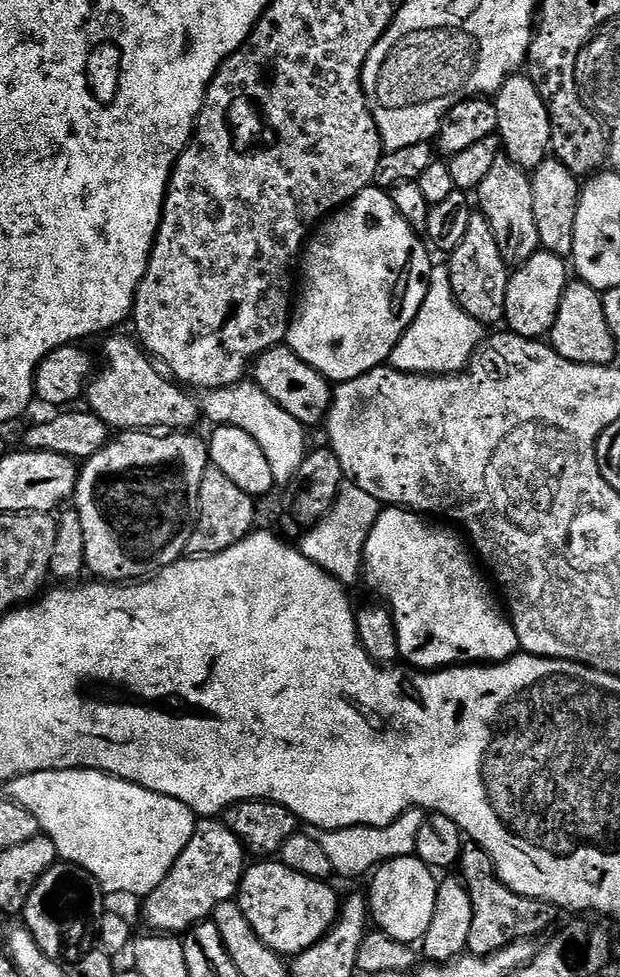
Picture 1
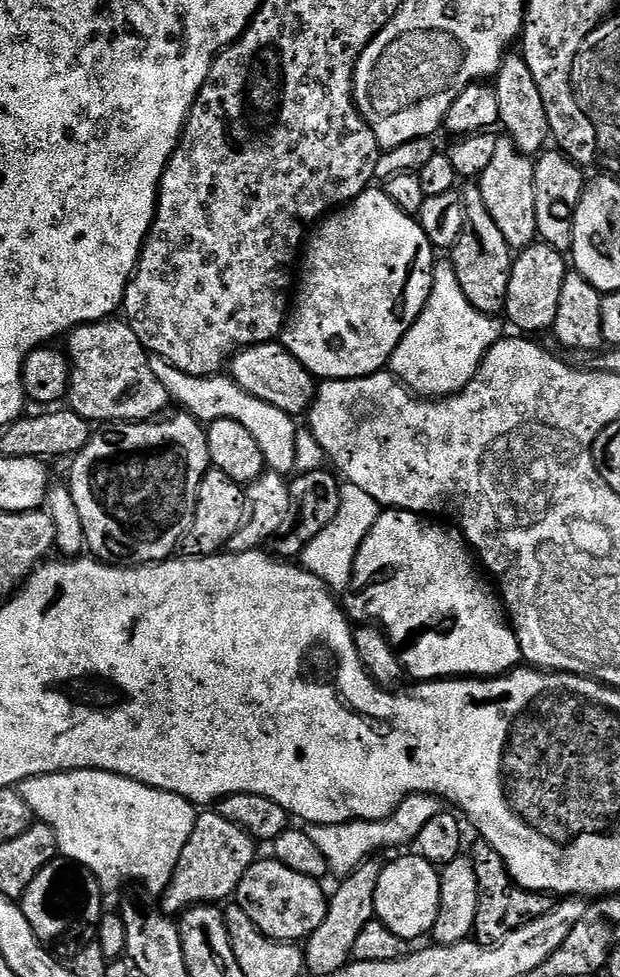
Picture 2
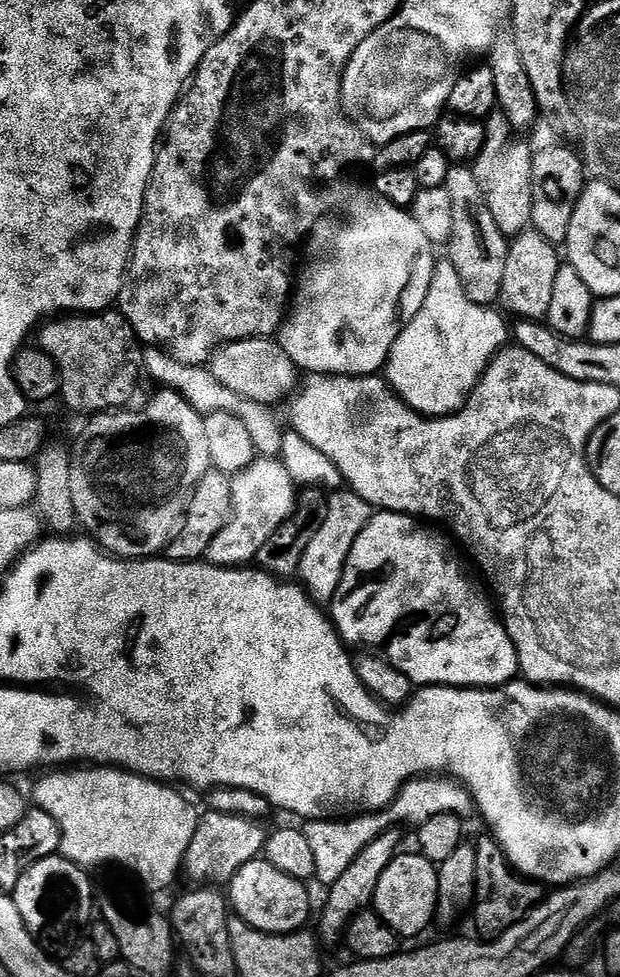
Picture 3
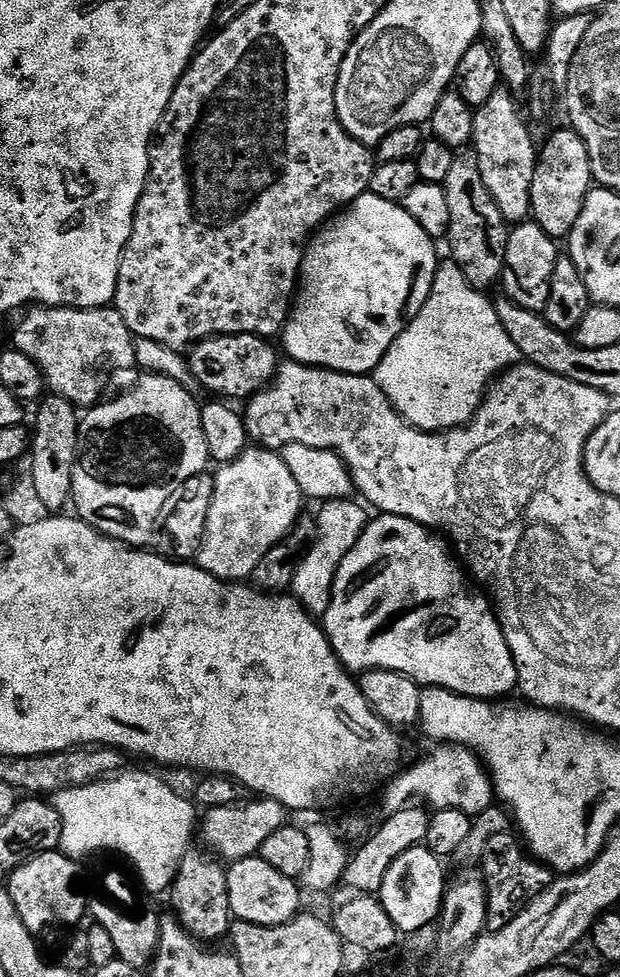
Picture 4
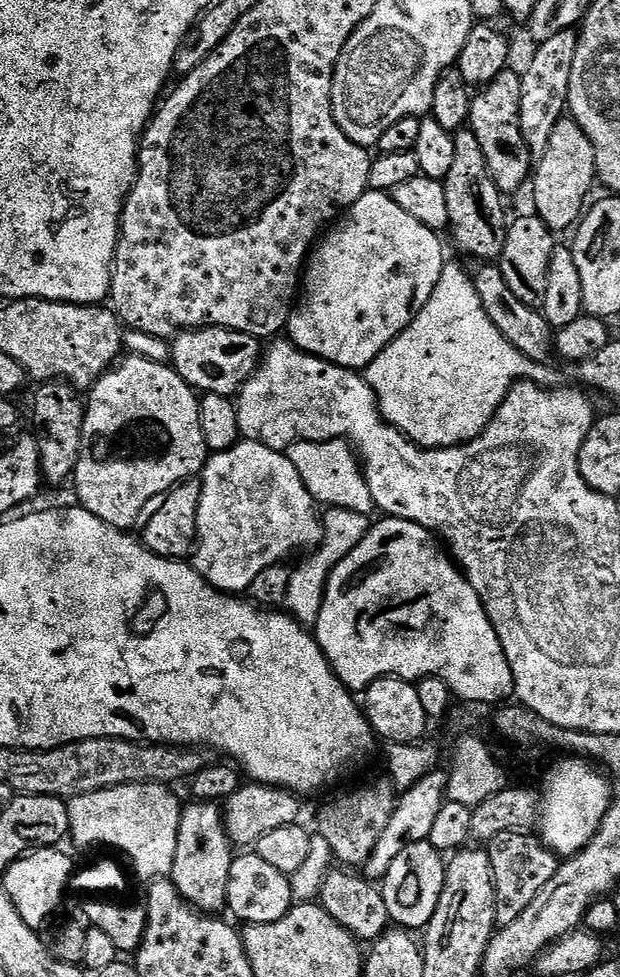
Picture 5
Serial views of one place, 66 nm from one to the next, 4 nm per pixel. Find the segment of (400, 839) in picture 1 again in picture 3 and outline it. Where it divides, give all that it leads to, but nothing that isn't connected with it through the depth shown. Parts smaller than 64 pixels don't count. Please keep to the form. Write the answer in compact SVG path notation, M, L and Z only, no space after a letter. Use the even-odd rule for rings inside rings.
M429 774L414 780L408 780L400 787L400 793L393 798L380 812L365 812L353 815L351 818L325 818L323 820L309 820L303 825L306 842L314 853L315 879L321 880L324 886L330 886L342 878L342 873L382 834L399 829L399 824L425 824L434 814L454 814L461 818L468 818L476 812L476 803L472 795L463 784L452 778L437 778Z

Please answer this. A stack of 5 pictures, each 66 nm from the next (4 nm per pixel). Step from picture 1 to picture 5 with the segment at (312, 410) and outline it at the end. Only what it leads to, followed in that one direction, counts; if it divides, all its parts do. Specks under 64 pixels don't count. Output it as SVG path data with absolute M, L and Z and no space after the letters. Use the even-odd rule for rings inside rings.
M229 328L185 330L170 344L171 367L200 394L235 397L241 386L257 372L261 359L261 337Z

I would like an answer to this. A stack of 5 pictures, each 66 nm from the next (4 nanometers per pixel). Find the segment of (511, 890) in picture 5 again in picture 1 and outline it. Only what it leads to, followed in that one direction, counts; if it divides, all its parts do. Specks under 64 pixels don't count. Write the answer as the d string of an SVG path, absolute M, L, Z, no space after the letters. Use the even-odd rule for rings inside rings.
M471 842L465 843L458 865L459 875L470 890L474 906L474 922L470 925L468 952L473 956L489 956L512 944L516 940L532 940L539 932L547 933L556 920L556 905L545 900L535 900L529 896L520 896L511 892L496 875L492 867L490 854Z

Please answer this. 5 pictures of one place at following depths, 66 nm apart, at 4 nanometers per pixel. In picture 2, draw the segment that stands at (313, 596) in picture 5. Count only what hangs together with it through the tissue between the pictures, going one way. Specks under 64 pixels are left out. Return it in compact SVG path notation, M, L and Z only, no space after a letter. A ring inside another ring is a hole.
M344 482L340 487L340 501L338 510L324 530L321 531L305 548L298 557L299 563L310 574L314 574L334 594L347 592L350 578L354 574L354 562L358 558L358 550L366 540L366 534L378 522L382 506L366 490Z

